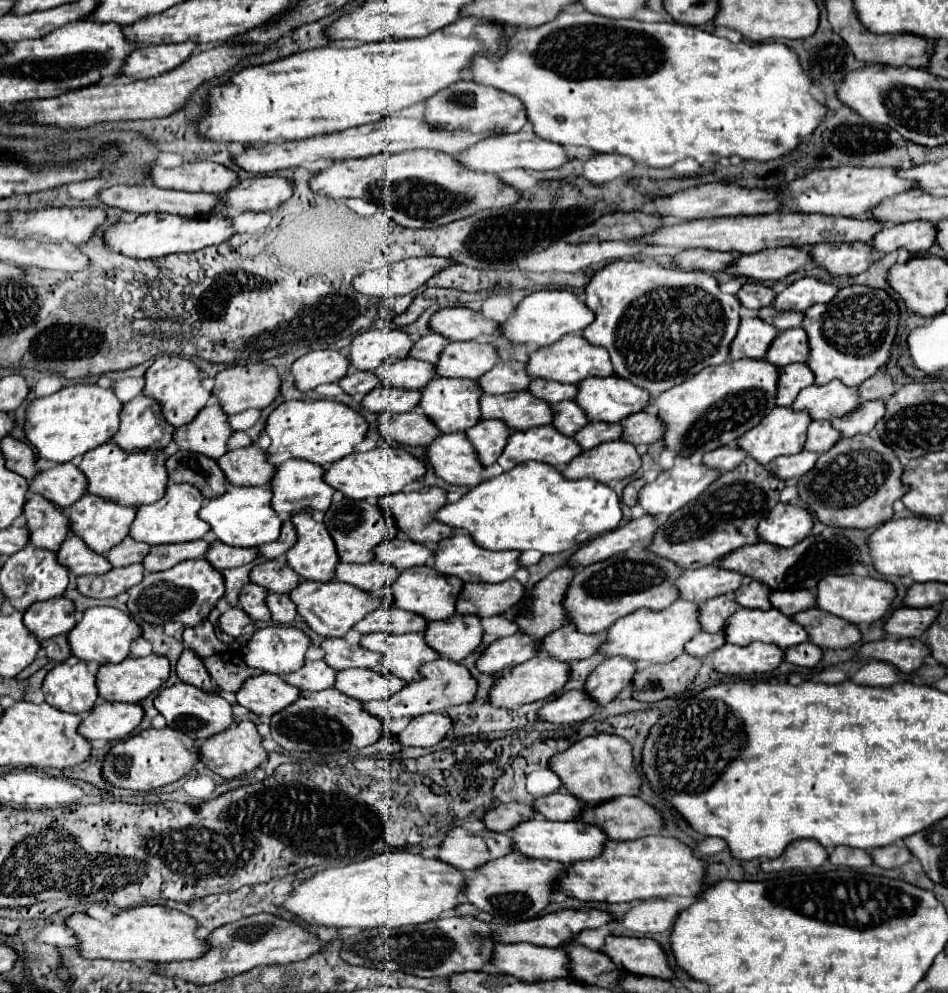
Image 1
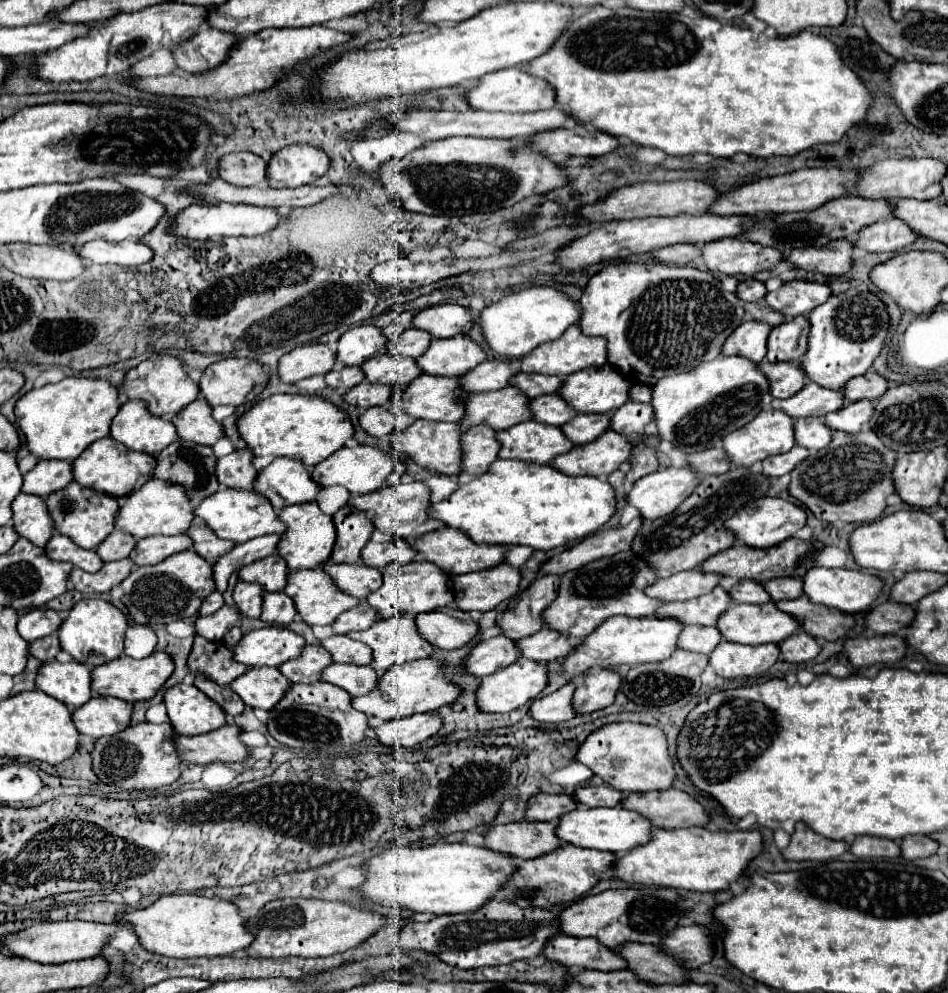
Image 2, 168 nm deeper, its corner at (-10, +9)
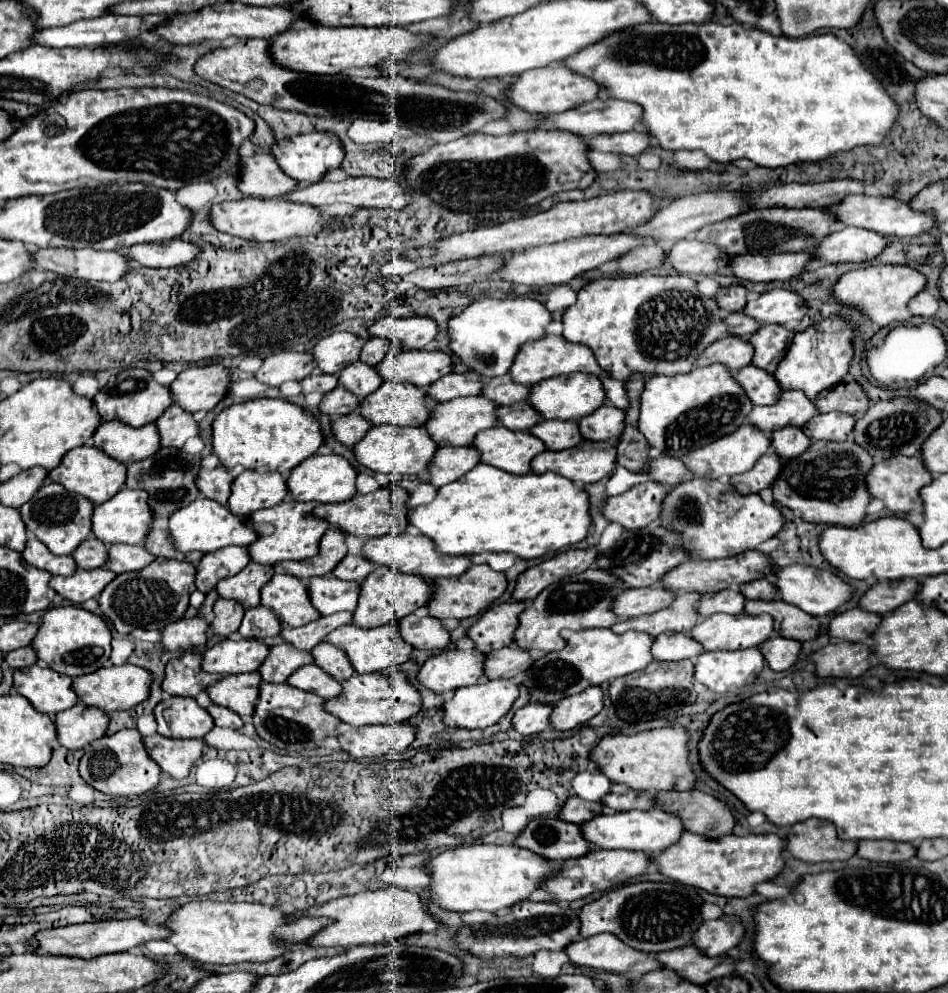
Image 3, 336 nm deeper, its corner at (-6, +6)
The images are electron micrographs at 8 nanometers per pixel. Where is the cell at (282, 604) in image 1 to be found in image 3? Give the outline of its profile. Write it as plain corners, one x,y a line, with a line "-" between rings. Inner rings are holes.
256,606
246,610
244,620
240,624
240,634
244,638
256,638
256,640
264,640
268,636
276,636
282,630
282,622
280,616
264,606

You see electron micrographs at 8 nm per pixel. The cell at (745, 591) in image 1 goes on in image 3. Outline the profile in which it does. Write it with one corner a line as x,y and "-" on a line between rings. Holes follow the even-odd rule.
720,590
716,594
704,594
700,600
700,614
710,616
714,612
726,612
726,614
740,614
744,612
744,594
738,590

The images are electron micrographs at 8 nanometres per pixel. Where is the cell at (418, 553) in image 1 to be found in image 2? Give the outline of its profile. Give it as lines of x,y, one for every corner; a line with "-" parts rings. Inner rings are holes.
402,541
388,543
368,543
362,551
362,565
370,565
374,569
384,569
390,563
410,563
416,557
416,551

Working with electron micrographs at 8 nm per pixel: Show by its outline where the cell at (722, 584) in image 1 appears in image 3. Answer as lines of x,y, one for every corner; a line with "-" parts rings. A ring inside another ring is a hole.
656,584
656,586
648,586
648,588
630,588
624,594
620,594
620,598
616,598
616,614
626,616
626,618
634,618
634,616
642,616
642,614
652,614
658,612
666,606
670,606
676,598
676,592

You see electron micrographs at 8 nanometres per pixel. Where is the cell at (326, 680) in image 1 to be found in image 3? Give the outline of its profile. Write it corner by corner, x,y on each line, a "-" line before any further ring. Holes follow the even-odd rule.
278,644
272,646
272,654
268,656
268,662
260,666
260,676
264,682
286,682
298,668
314,664
312,654
294,648
292,644

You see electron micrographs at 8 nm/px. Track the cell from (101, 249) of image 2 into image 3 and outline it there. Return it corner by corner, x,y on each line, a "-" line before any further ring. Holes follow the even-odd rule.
176,238
176,240
130,246
124,252
124,256
132,264
140,264
148,268
172,268
190,262
192,258
198,256
198,252
200,250
194,244

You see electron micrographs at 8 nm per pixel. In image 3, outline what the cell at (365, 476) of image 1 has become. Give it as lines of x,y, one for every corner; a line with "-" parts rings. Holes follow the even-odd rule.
316,454
312,458
308,458
308,462
296,466
296,470
292,470
292,474
288,476
288,490
294,496
294,500
298,502
344,502
348,498
354,498
356,494
356,476
358,470
356,466
346,460
344,456
338,454

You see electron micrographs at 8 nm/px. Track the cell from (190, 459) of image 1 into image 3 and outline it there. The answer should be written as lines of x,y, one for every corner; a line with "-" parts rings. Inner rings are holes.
162,448
154,456
128,466
126,486
128,488
138,486
142,490
148,490
150,506
152,506
156,518
168,518
172,514
172,510
176,512
178,508
188,506
190,502
194,502
200,496
200,490
196,486
200,462
202,462
202,458
198,454
186,454
176,448

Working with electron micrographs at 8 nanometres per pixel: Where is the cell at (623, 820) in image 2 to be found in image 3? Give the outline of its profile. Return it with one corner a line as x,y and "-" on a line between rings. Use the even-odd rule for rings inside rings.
650,808
650,810
628,810
628,812
602,812
584,824
580,824
580,832
588,844
604,850
638,850
644,854
658,854
660,850
672,846
684,832
680,818
668,812

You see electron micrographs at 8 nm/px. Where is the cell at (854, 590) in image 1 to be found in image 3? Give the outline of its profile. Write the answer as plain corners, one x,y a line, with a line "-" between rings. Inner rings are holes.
786,566
776,570
776,586
784,602
794,604
808,612
810,616
828,616
834,614
840,606
844,606
856,592
854,586
846,584
840,576
836,576
832,570
820,570
812,566

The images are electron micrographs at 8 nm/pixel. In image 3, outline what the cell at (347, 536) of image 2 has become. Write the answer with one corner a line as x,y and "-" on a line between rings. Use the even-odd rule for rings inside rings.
328,528
322,542
320,542
320,554
316,558
300,560
300,562
280,562
280,566
300,580
308,580
312,576
326,576
330,574
338,562
348,554
346,548
346,532
340,528

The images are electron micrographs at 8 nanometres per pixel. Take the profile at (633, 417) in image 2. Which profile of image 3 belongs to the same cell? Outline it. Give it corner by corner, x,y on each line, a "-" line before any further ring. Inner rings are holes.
600,406
600,410
592,412
590,416
584,416
578,426
580,432
584,434
586,440
598,440
598,442
608,442
618,440
620,434
624,432
624,410
614,408
614,406

